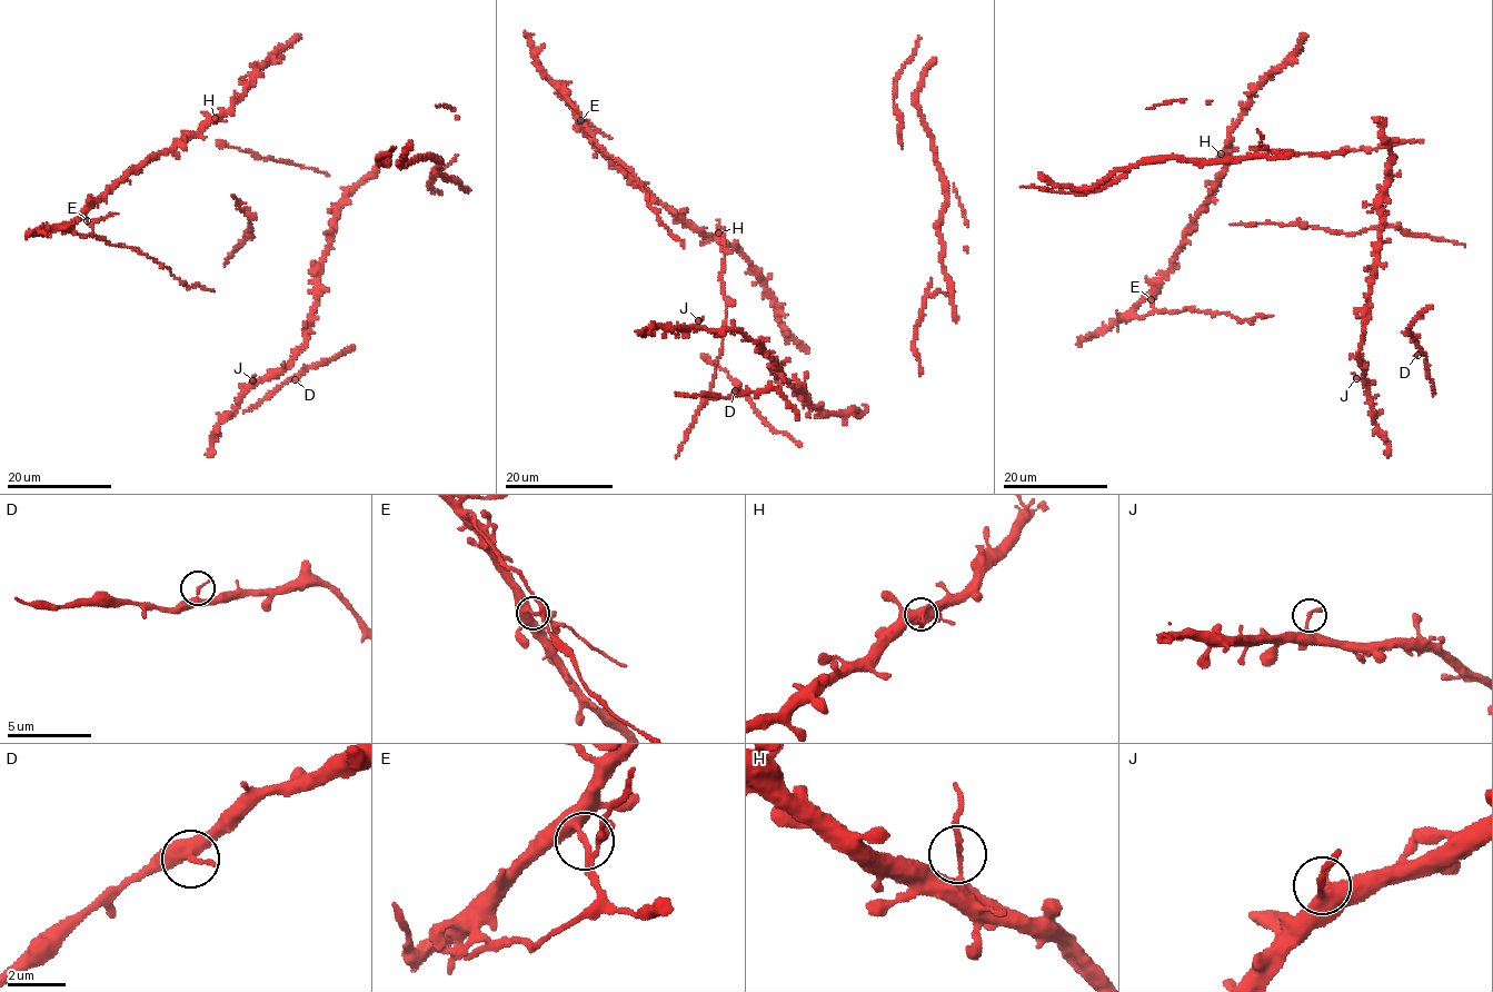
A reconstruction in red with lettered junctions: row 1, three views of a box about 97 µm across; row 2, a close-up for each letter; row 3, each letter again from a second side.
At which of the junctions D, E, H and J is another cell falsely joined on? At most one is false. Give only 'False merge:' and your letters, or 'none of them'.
False merge: E

